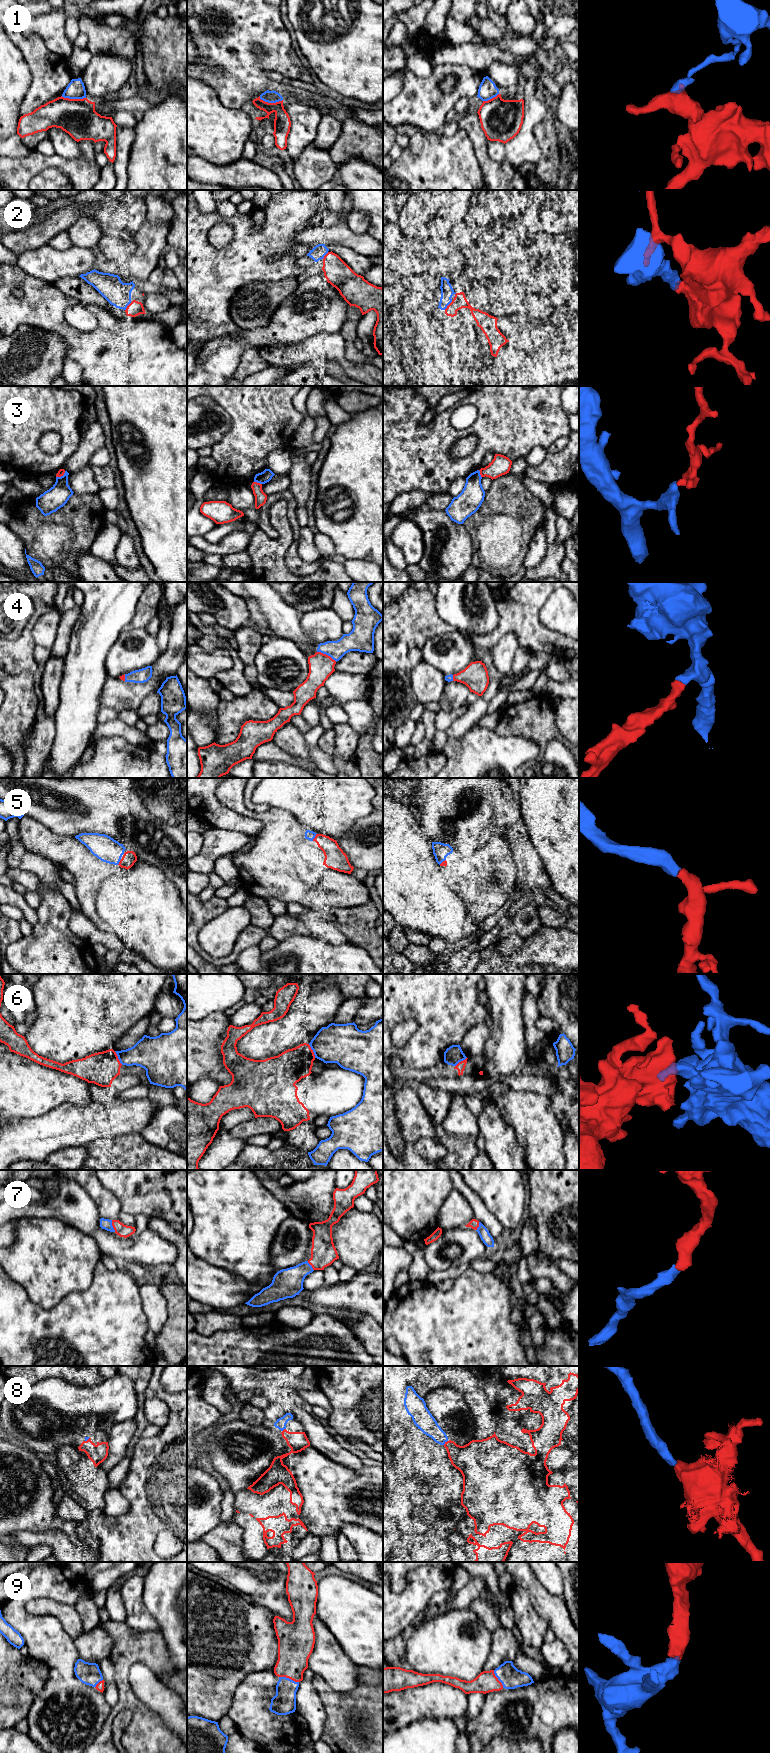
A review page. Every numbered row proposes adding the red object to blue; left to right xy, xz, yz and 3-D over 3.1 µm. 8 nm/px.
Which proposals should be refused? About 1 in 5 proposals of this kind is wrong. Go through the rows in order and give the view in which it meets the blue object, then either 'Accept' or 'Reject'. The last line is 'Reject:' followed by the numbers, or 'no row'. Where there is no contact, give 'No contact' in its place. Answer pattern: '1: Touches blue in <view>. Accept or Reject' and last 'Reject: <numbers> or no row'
1: Touches blue in xz. Reject
2: Touches blue in yz. Accept
3: Touches blue in xz. Reject
4: Touches blue in xz. Accept
5: Touches blue in xz. Accept
6: Touches blue in xy. Reject
7: Touches blue in xy. Accept
8: Touches blue in yz. Accept
9: Touches blue in xz. Accept
Reject: 1, 3, 6

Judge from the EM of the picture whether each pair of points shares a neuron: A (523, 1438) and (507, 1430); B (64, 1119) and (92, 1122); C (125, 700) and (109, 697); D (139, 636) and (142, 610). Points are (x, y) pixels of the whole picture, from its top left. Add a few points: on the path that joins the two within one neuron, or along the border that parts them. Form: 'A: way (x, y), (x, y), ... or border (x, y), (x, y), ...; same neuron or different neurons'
A: way (519, 1438), (516, 1438), (511, 1433); same neuron
B: way (71, 1122), (85, 1122); same neuron
C: way (121, 697), (113, 697); same neuron
D: border (144, 626), (132, 629); different neurons

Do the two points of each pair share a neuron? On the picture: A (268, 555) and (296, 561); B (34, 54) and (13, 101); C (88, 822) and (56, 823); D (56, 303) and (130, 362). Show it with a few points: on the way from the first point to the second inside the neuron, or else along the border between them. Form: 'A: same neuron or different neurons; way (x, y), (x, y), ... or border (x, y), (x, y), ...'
A: different neurons; border (291, 542), (285, 557), (286, 567), (289, 571)
B: different neurons; border (16, 47), (22, 54), (32, 77), (28, 91)
C: same neuron; way (80, 822), (64, 822)
D: same neuron; way (62, 326), (83, 347), (100, 357), (107, 357)

